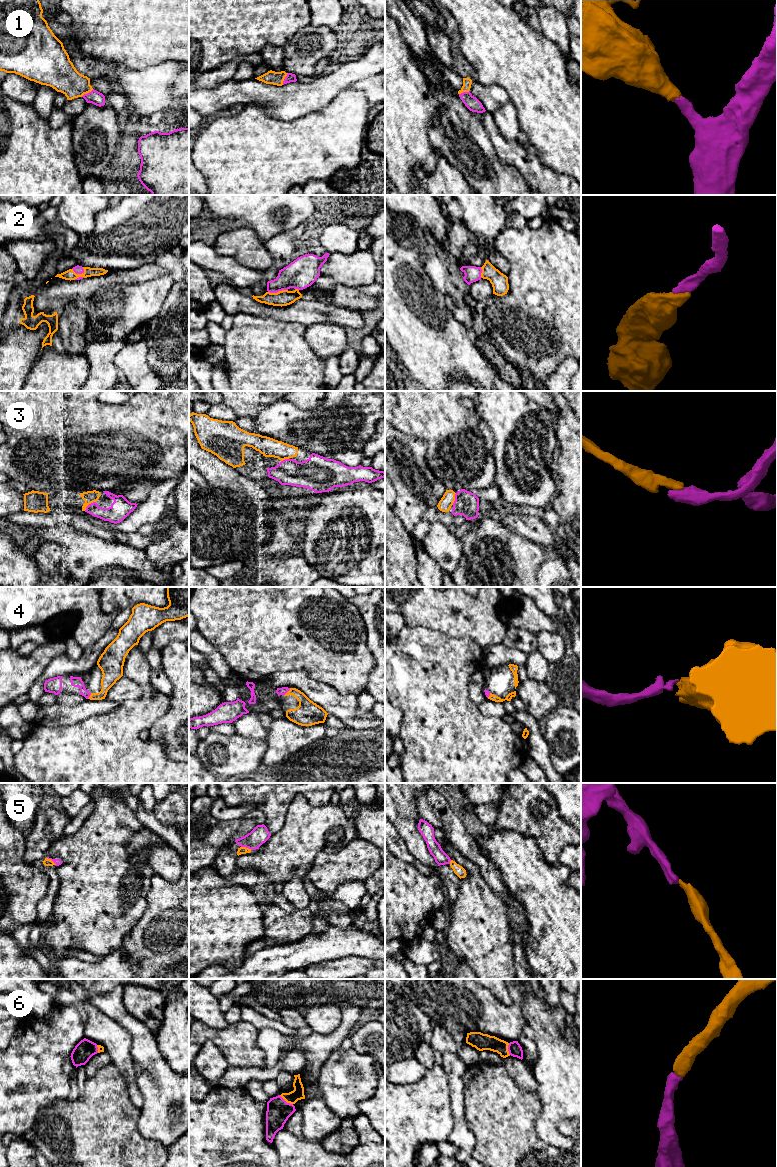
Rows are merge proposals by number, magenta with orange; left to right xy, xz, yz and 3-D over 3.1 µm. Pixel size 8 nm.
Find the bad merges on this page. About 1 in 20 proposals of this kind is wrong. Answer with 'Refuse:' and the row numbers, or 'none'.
Refuse: none

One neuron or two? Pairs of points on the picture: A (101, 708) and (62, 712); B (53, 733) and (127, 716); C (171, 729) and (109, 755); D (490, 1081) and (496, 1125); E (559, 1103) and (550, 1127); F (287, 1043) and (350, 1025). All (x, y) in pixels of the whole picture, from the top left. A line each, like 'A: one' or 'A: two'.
A: one
B: one
C: two
D: one
E: one
F: one

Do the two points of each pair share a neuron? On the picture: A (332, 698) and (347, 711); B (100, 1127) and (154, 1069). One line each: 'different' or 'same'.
A: same
B: different

